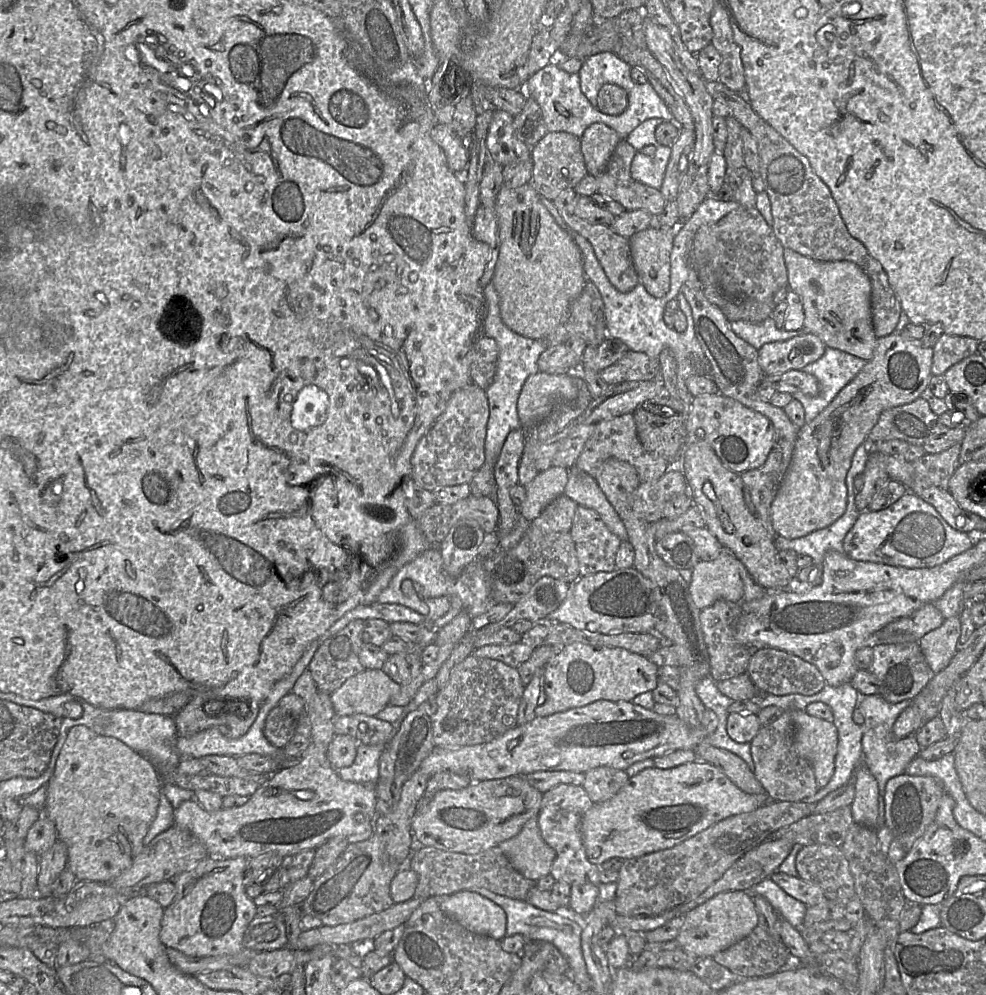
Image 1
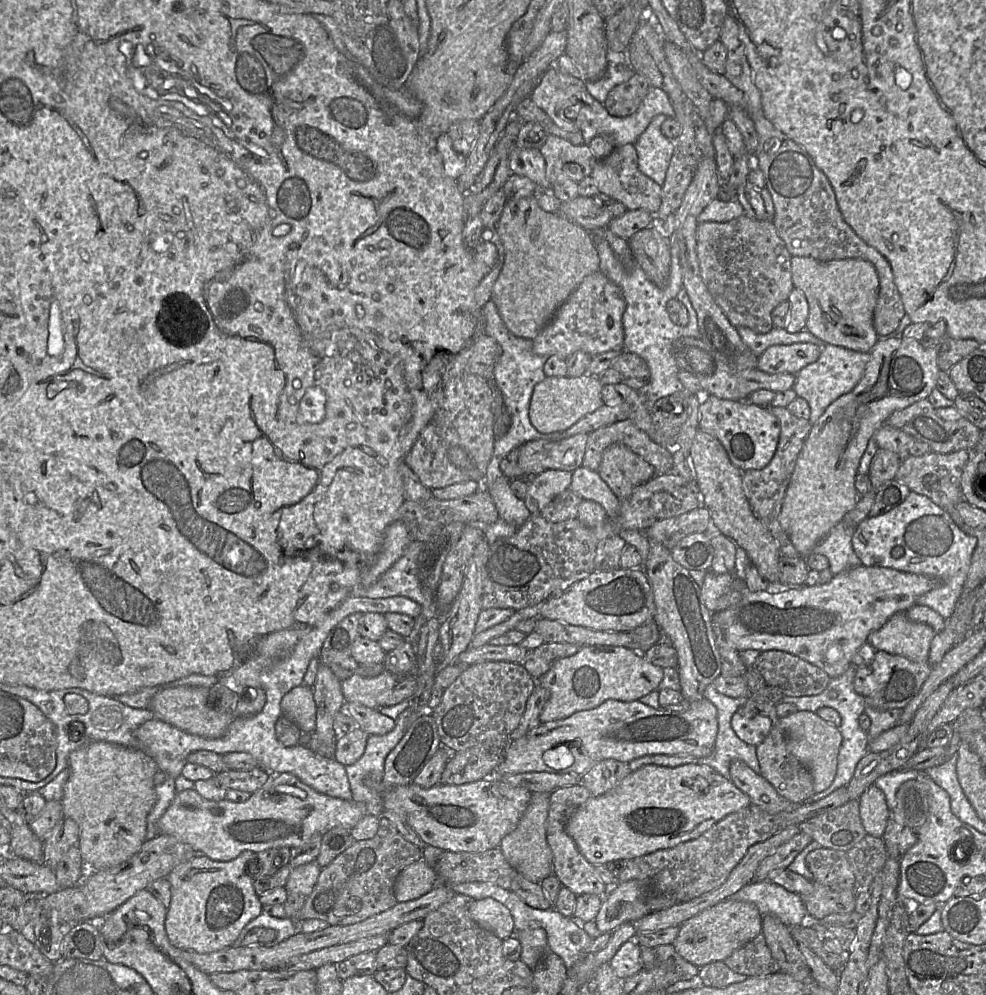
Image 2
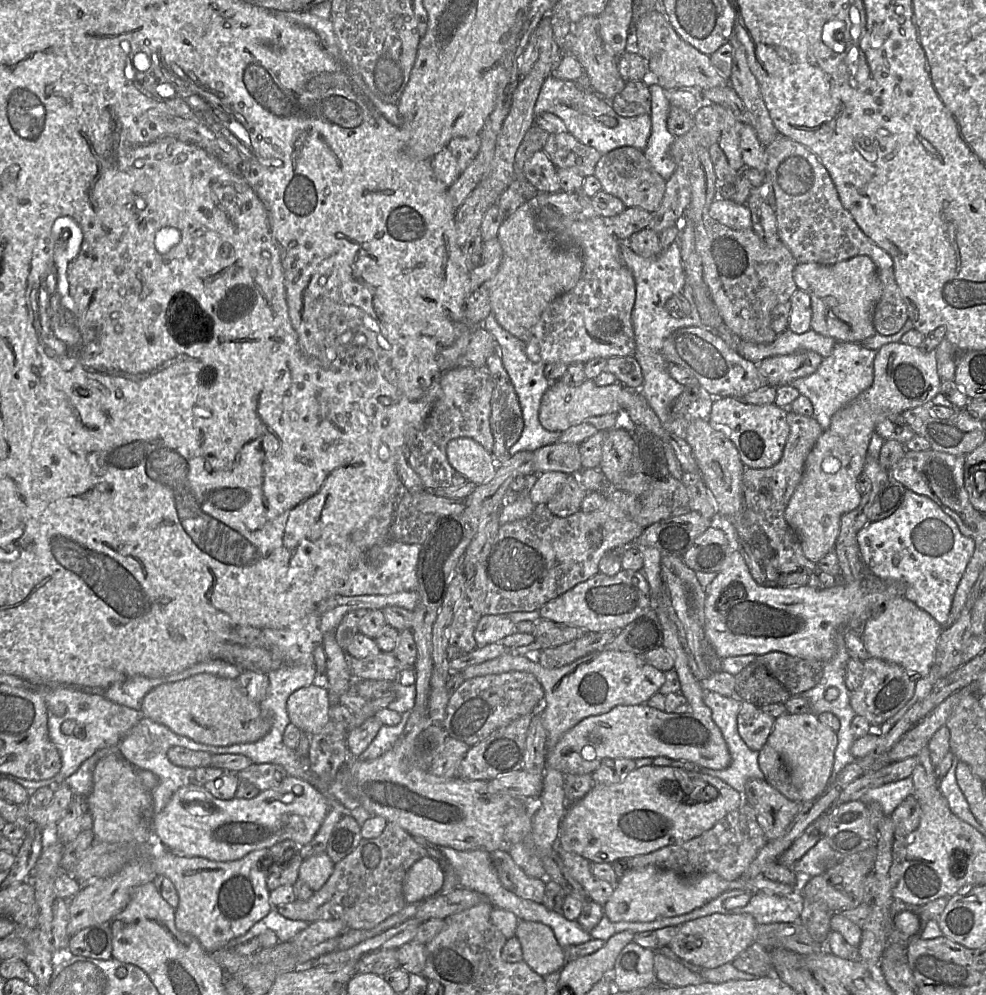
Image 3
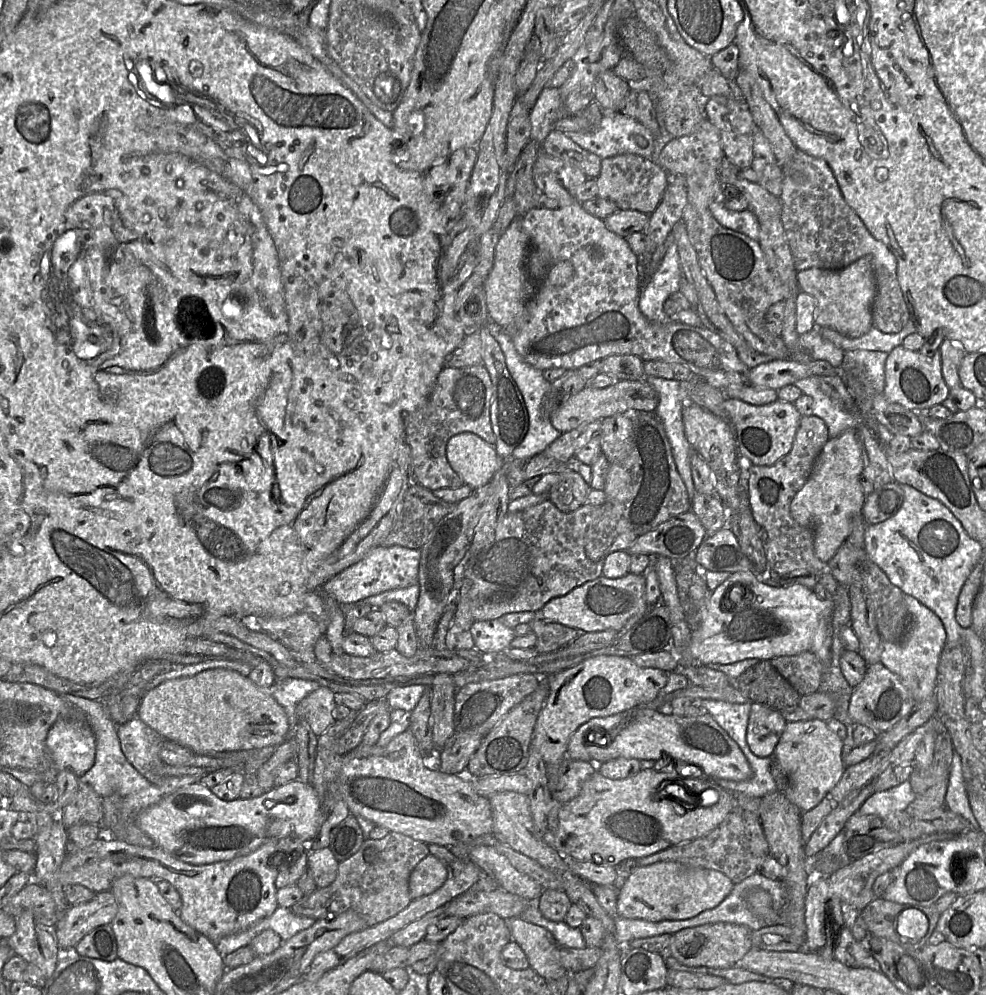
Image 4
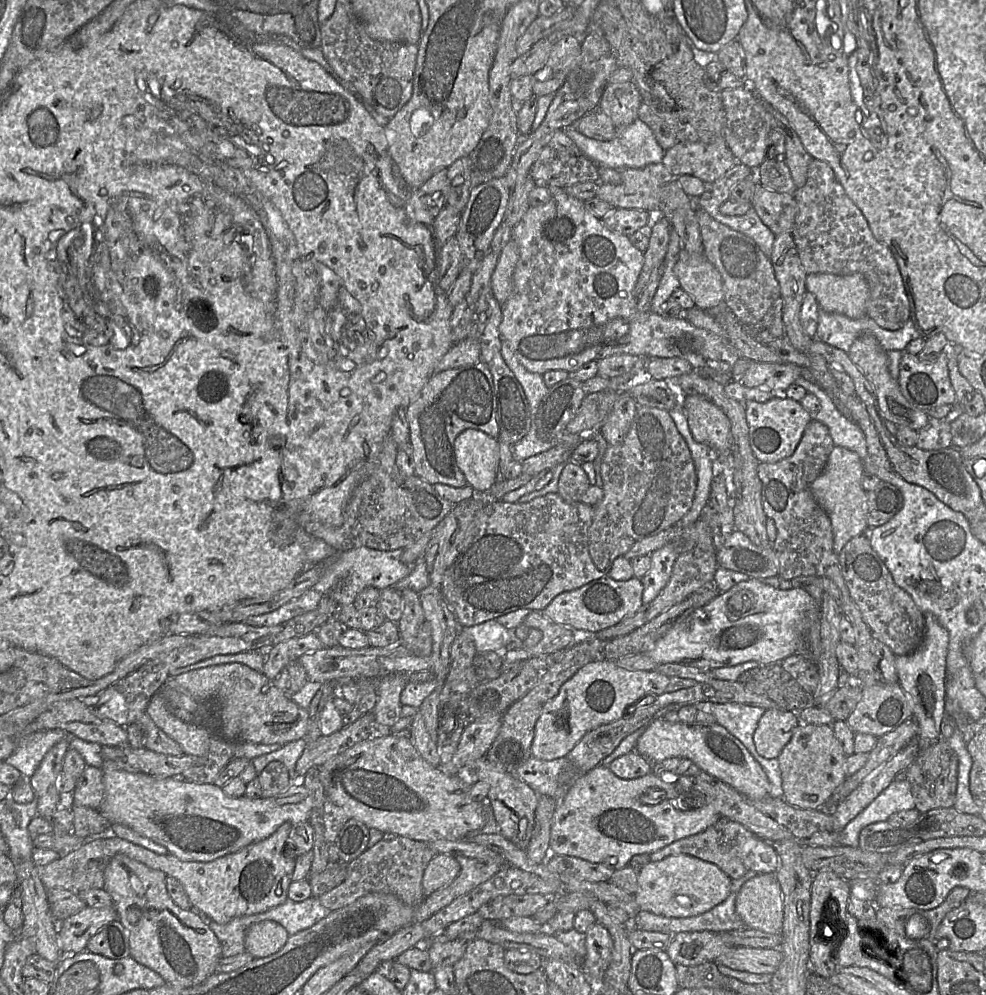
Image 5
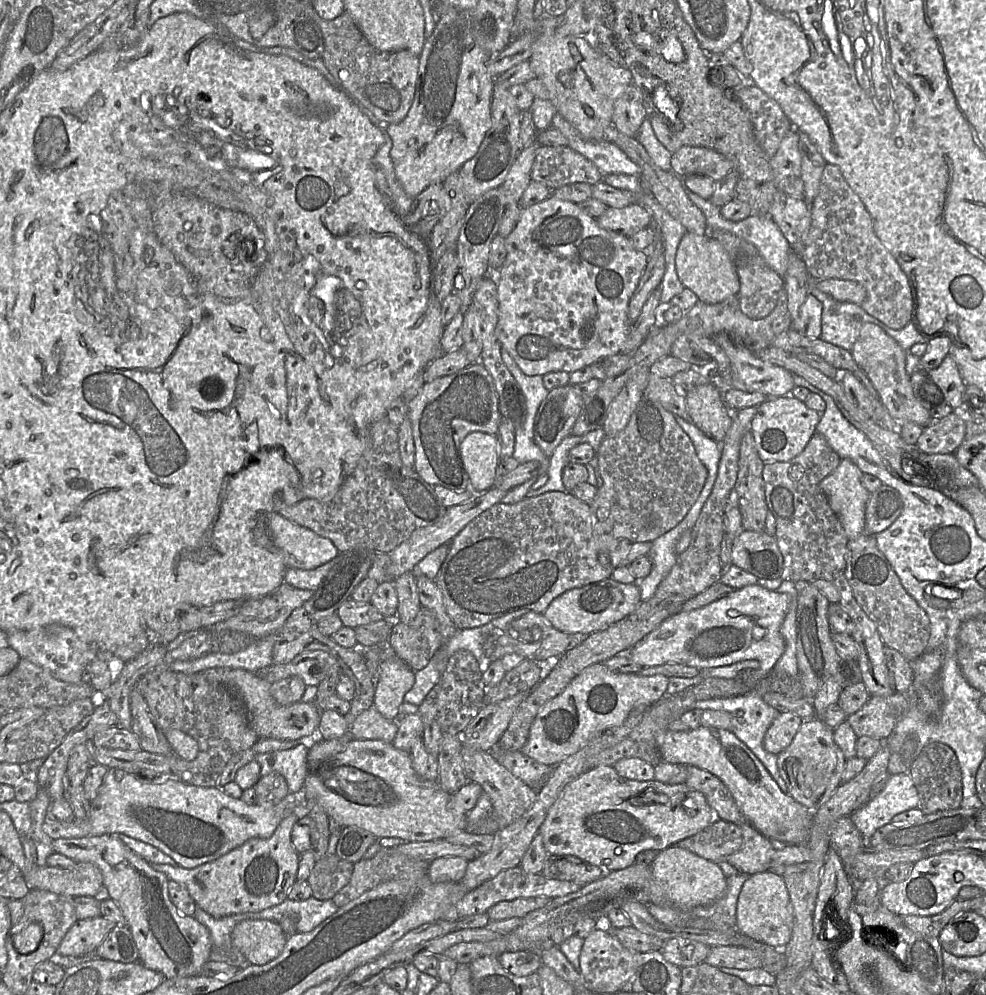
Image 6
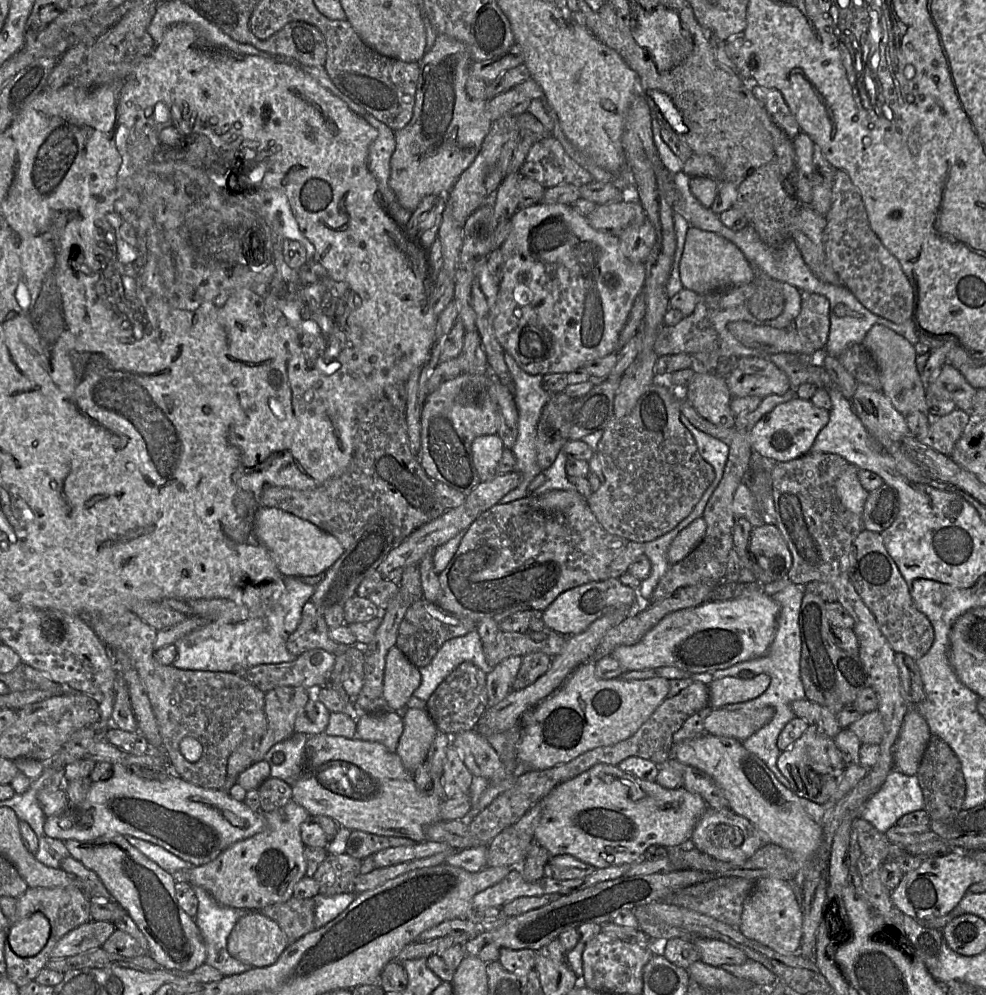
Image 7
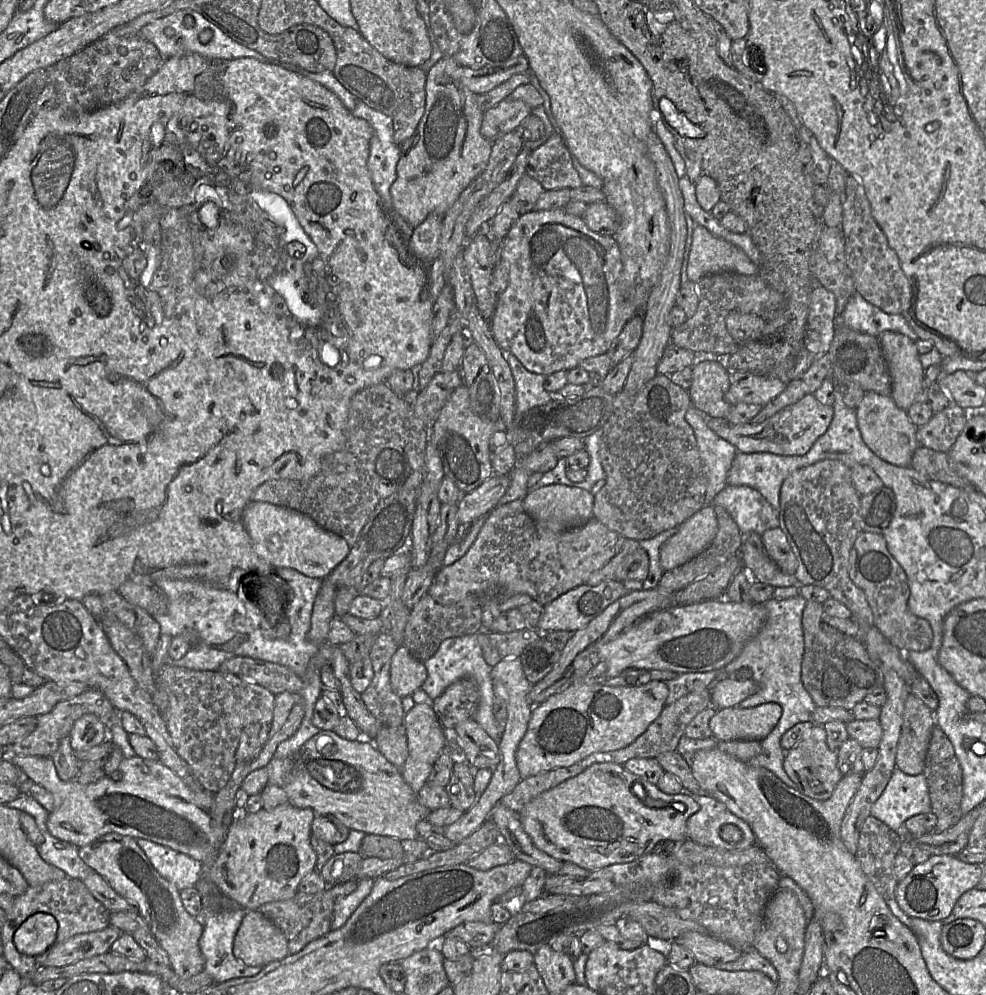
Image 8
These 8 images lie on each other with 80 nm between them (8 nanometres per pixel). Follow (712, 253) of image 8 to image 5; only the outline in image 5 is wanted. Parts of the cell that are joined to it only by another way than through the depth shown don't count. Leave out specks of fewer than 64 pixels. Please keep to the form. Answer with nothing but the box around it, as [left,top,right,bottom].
[674,249,724,311]

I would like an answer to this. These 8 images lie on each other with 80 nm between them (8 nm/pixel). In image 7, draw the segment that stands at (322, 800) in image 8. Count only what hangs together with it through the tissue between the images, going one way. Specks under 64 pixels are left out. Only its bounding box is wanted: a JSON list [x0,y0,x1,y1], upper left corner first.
[291,733,443,843]

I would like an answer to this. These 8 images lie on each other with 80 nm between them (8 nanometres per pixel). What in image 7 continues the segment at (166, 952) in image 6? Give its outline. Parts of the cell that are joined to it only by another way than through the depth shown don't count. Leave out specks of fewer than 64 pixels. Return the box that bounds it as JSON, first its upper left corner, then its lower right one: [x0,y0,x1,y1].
[64,835,207,971]

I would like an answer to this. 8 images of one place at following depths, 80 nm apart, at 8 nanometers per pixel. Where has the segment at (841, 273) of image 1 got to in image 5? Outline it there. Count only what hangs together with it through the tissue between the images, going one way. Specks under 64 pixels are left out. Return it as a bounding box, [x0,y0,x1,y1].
[806,273,869,319]

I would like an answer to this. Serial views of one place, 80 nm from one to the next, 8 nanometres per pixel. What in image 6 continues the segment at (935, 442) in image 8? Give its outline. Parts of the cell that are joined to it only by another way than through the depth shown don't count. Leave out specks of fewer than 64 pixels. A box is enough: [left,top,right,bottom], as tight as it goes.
[916,411,967,454]

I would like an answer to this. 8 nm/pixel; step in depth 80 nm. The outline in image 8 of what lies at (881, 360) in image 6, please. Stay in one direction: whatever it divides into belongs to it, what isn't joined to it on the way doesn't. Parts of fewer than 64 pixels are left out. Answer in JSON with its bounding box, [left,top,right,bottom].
[878,331,924,410]

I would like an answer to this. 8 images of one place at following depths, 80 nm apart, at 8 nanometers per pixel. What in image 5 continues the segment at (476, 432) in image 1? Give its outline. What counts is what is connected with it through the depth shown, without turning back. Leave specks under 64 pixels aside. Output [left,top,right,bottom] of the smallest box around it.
[406,361,499,488]

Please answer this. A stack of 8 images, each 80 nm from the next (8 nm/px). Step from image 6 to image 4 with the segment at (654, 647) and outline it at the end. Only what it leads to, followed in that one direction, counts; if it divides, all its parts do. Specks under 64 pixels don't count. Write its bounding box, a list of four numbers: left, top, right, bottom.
[680,571,834,665]

